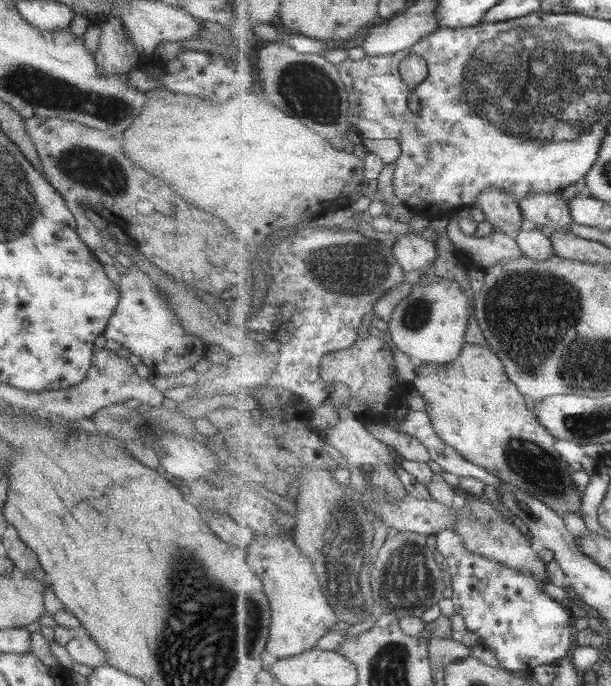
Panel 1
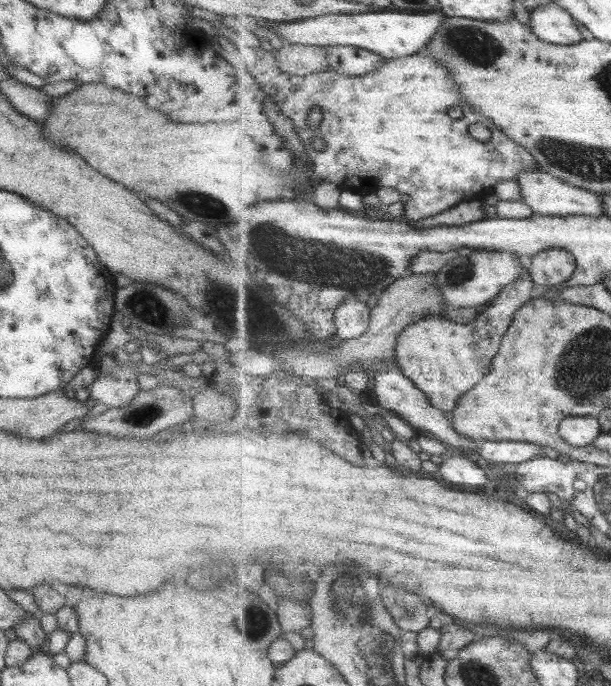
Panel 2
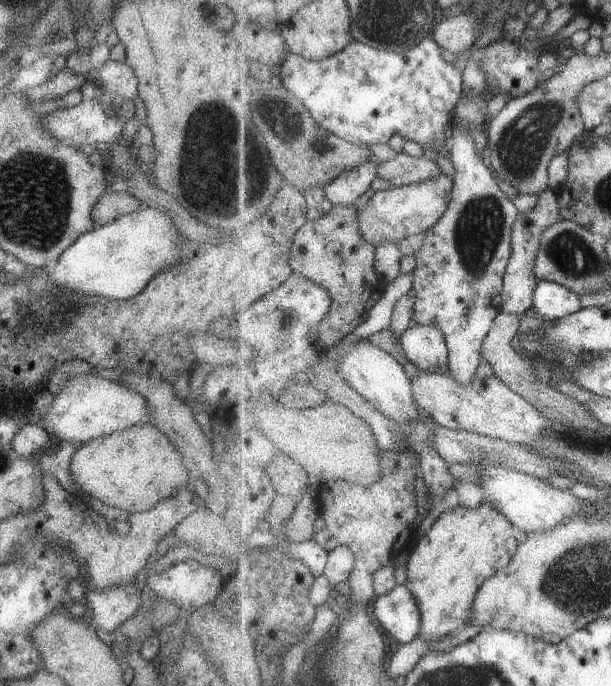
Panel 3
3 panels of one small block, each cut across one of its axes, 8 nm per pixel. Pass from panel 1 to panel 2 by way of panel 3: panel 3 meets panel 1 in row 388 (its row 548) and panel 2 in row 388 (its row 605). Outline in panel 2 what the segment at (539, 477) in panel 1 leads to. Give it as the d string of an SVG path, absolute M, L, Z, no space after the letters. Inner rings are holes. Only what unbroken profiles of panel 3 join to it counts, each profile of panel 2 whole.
M527 270L521 278L505 287L489 306L483 307L473 322L457 323L443 315L431 314L410 324L398 338L396 362L435 408L446 414L452 412L459 406L460 399L491 372L505 333L521 307L533 298L534 286L533 277Z

